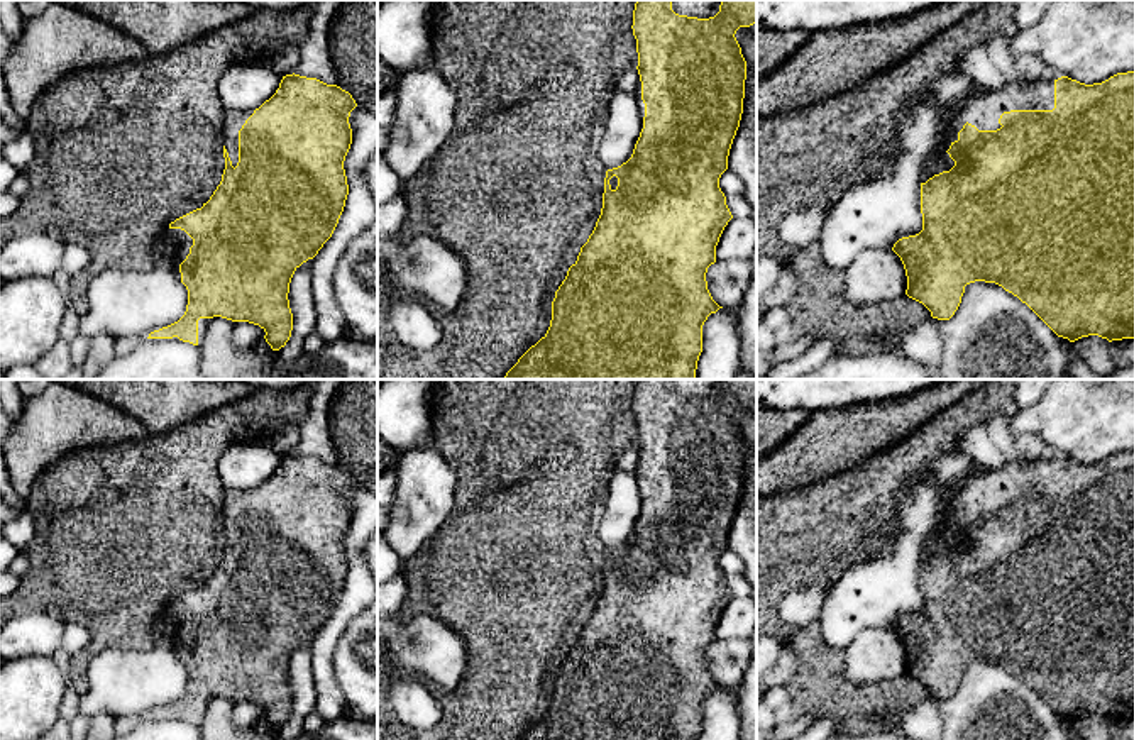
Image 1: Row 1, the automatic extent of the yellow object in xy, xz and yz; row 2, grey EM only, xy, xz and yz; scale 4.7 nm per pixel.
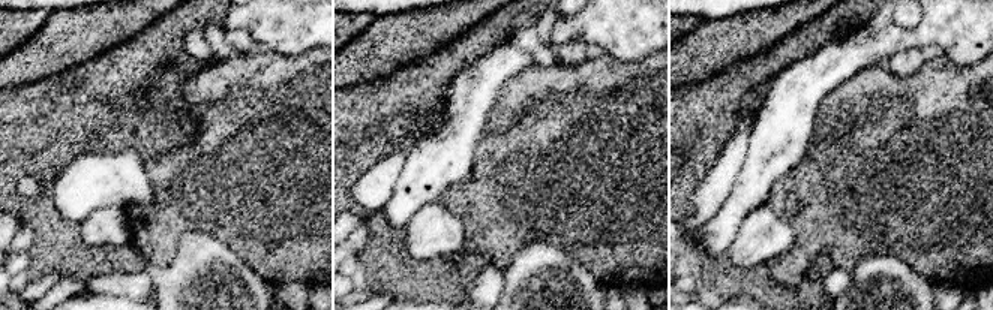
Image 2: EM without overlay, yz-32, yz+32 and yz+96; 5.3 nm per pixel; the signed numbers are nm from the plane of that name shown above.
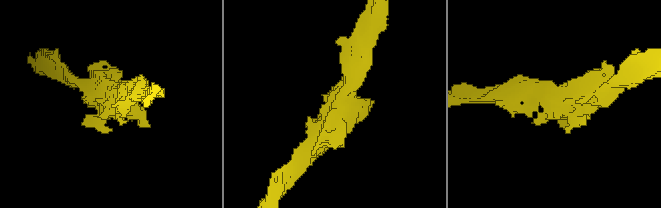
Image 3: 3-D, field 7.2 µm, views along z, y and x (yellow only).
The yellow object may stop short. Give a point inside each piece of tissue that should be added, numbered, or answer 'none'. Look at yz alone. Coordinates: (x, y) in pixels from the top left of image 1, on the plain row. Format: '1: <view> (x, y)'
1: yz (982, 488)

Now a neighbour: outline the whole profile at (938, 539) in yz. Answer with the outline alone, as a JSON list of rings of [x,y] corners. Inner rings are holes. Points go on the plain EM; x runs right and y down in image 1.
[[[943,510],[939,513],[939,518],[933,530],[928,533],[922,549],[921,549],[921,562],[926,562],[934,554],[939,554],[943,550],[950,550],[955,545],[955,540],[950,537],[950,533],[939,525]]]

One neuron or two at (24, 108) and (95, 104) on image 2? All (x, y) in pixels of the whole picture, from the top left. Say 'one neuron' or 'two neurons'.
one neuron

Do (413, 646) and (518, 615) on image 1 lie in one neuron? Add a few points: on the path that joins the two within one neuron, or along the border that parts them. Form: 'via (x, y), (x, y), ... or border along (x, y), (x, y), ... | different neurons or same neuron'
border along (430, 615), (462, 640), (464, 673) | different neurons

